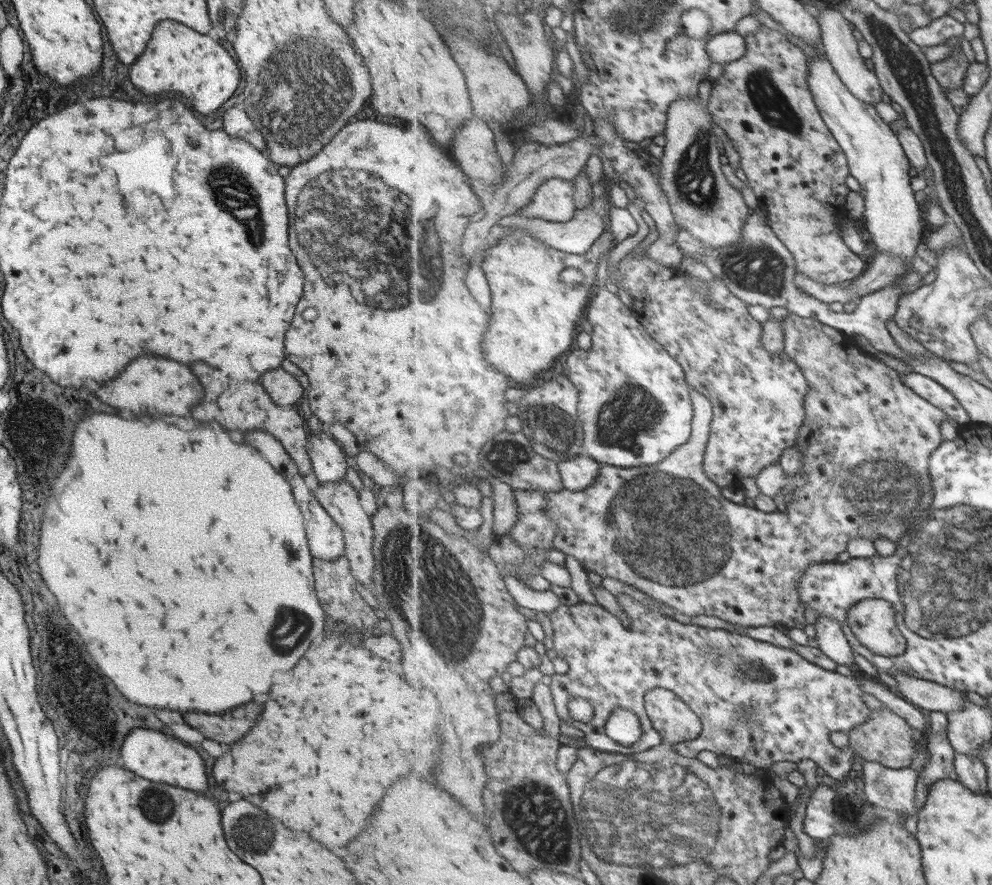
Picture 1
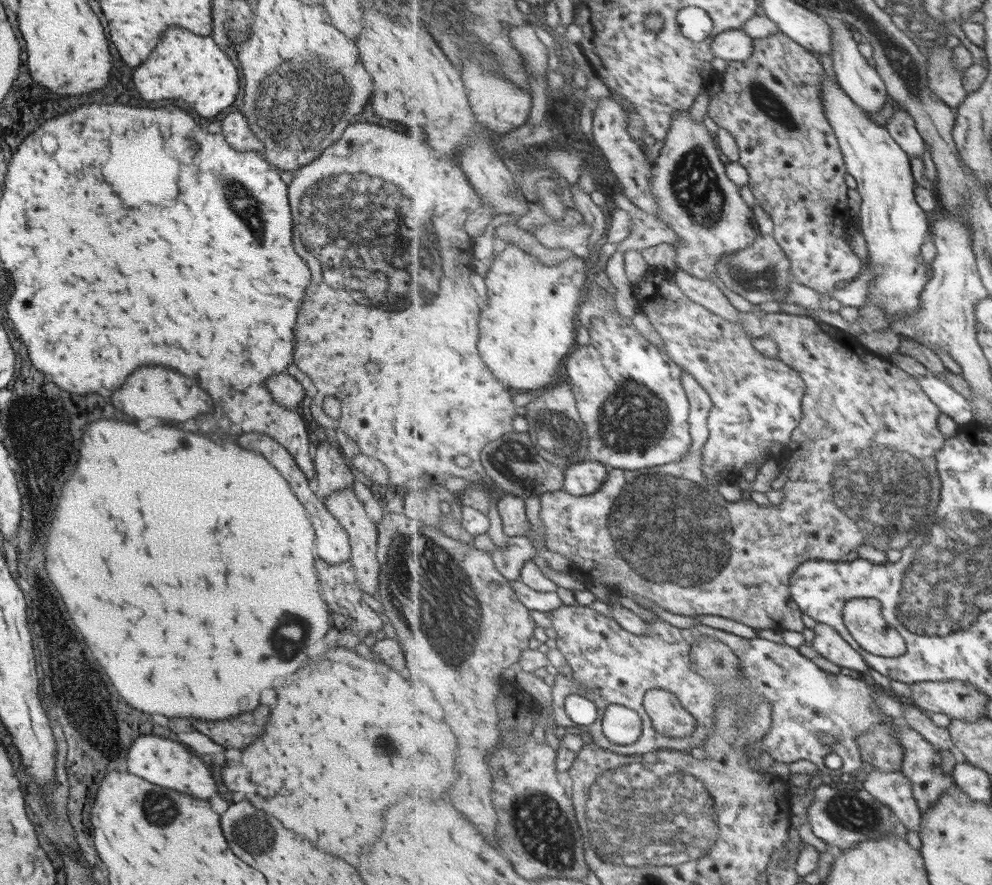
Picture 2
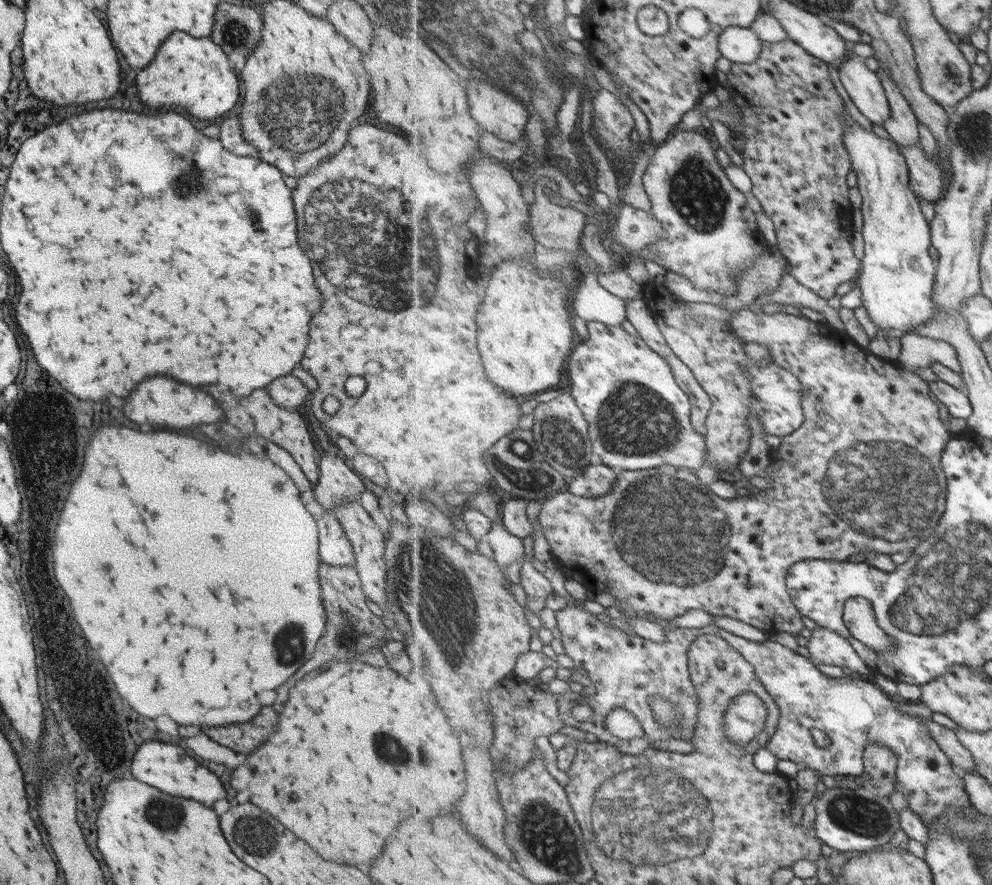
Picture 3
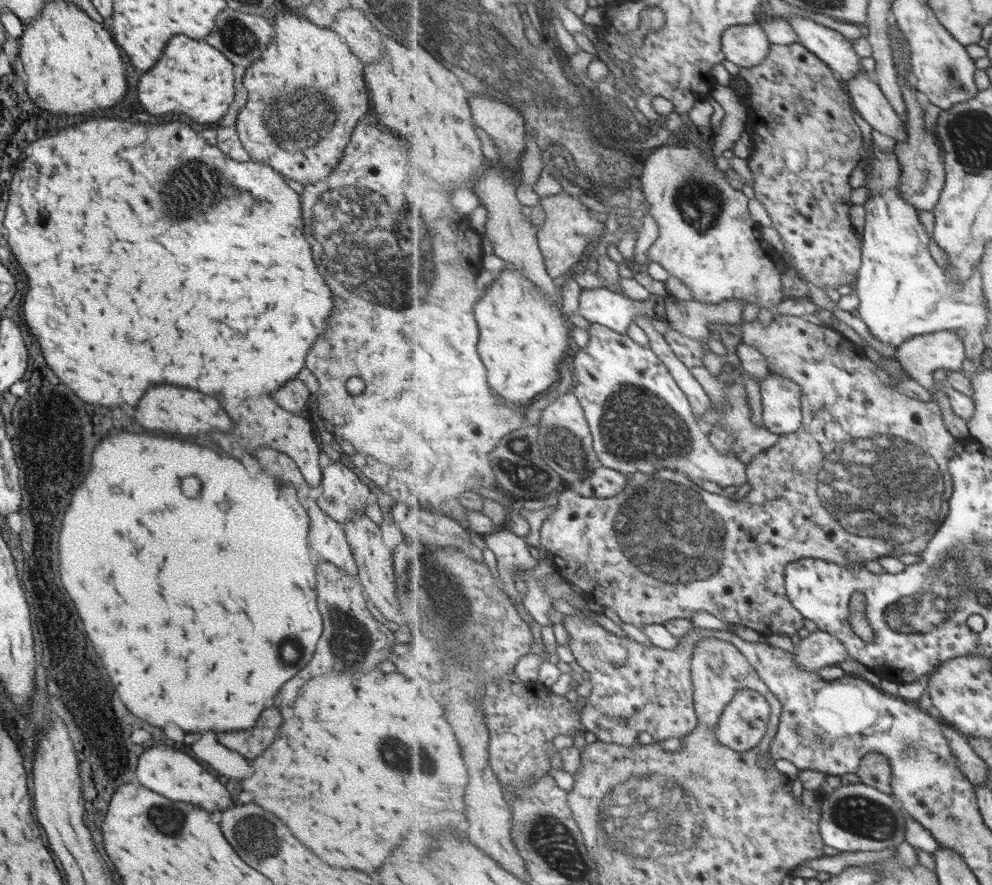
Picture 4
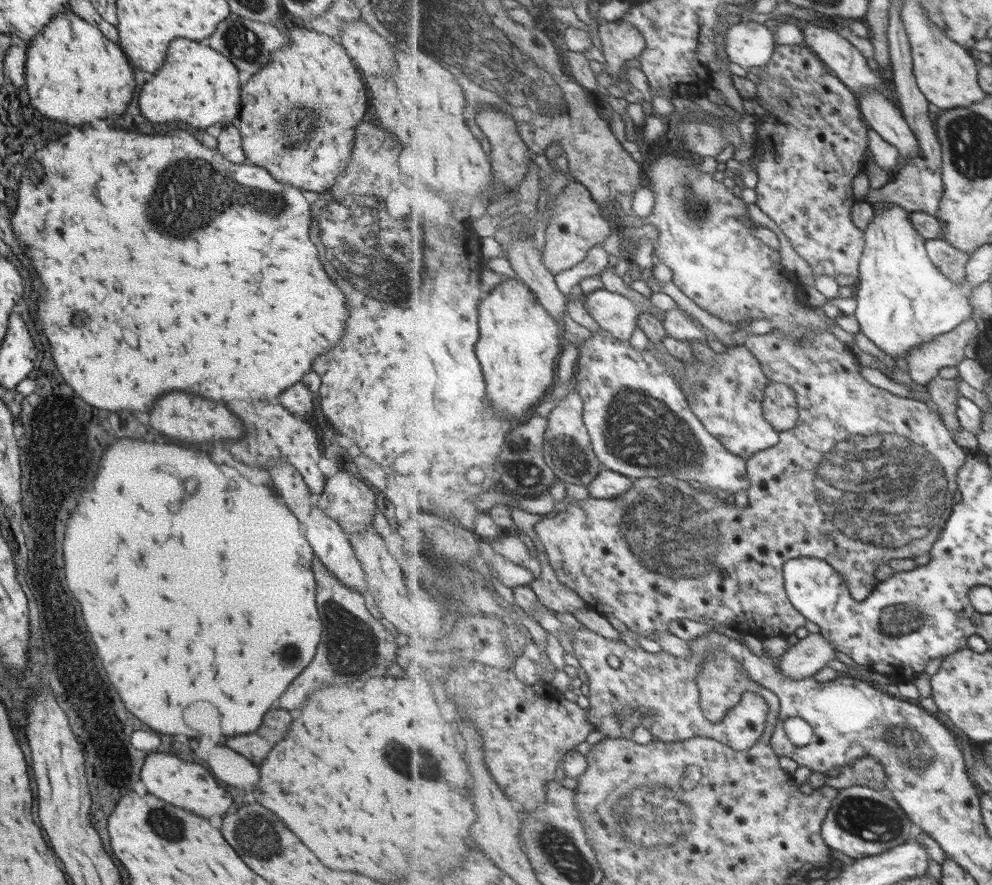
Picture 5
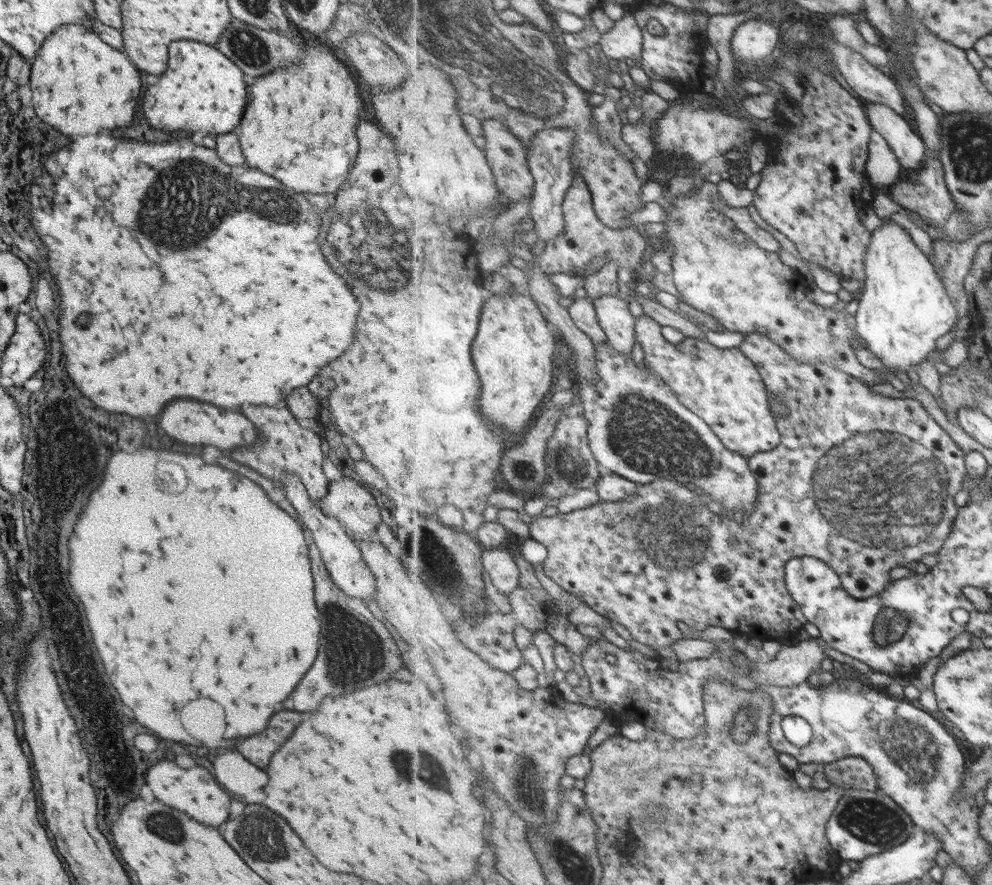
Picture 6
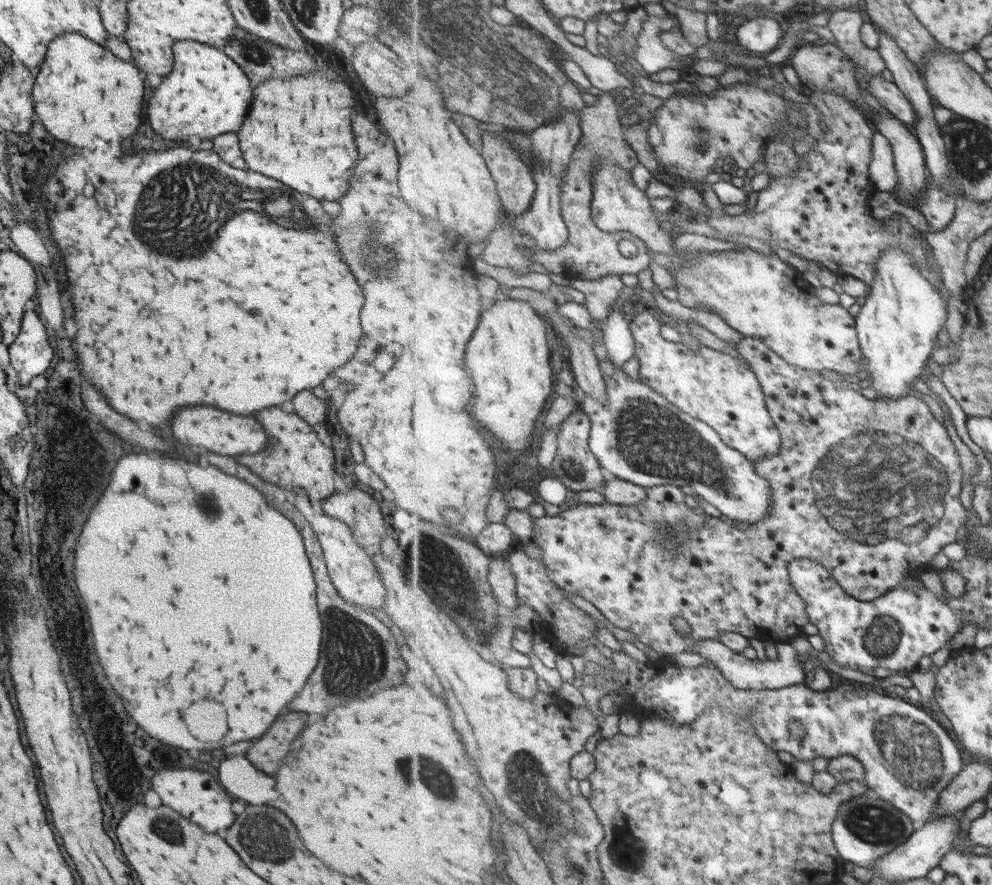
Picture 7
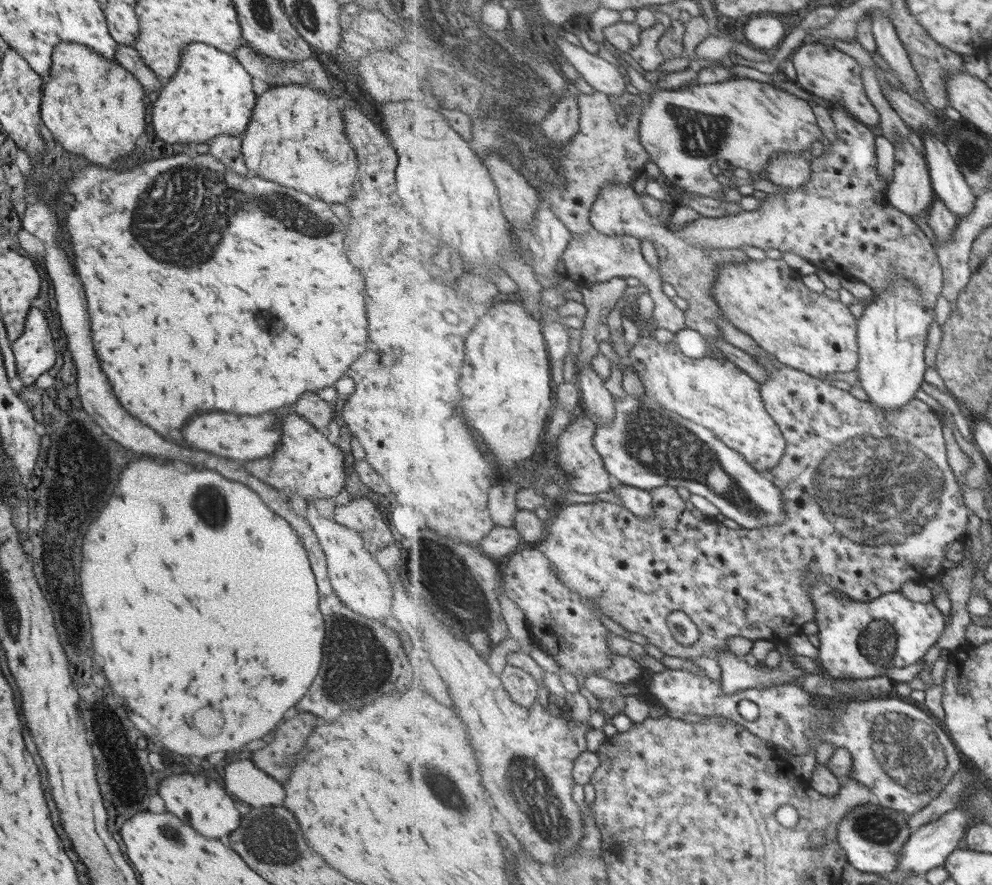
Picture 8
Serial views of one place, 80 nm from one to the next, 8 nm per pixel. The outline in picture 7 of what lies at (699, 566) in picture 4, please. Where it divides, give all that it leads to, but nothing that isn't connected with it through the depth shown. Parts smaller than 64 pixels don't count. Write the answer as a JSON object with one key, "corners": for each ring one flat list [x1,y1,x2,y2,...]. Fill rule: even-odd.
{"corners":[[747,337,742,340,741,344,737,346,739,353,747,359,747,362,753,367,753,370,758,375,759,382,762,383,763,390,766,392,766,403,768,404,768,408,770,410,771,416,774,418,775,424,778,426,778,429,782,433,782,449,778,455,771,455,770,457,762,458,760,461,754,463,755,470,758,471,759,475,762,475,763,478,767,478,769,484,771,485,773,496,775,503,772,504,773,508,770,510,770,516,765,517,763,520,759,522,749,524,748,526,737,526,734,525,731,520,727,520,723,522,723,518,717,518,716,516,709,515,707,512,704,512,701,504,693,504,689,497,686,497,683,492,681,492,680,486,675,484,667,484,667,485,657,485,651,488,646,489,649,494,649,498,647,498,647,502,641,503,639,505,620,505,615,503,609,503,605,501,603,504,579,504,577,506,570,507,565,511,561,511,559,514,554,516,544,516,538,518,534,522,535,536,532,538,532,541,535,542,541,551,543,552,543,561,547,565,548,575,554,580,554,582,566,592,577,594,581,596,583,599,589,601,593,604,613,625,617,627,628,630,632,632,637,639,648,645,651,649,654,649,661,657,664,657,667,654,675,654,679,652,694,652,694,648,697,643,701,641,706,641,707,639,717,639,719,636,719,632,736,632,741,635,744,635,748,638,755,638,762,640,765,642,772,642,776,644,780,643,789,643,792,638,799,638,799,635,804,635,803,626,805,624,809,624,810,618,807,612,806,602,801,598,801,595,795,590,795,587,792,585,789,566,790,562,800,558,810,558,815,559,817,562,822,562,823,566,826,566,831,574,839,581,839,584,855,598,861,599,863,601,872,601,876,598,883,598,884,594,895,590,895,587,898,587,900,582,903,582,903,574,909,574,912,579,917,580,918,574,922,572,923,569,933,569,931,567,931,558,935,558,935,554,943,554,943,550,947,550,947,546,951,546,951,542,958,542,958,538,960,534,965,530,965,524,967,524,969,520,969,511,967,508,963,506,963,468,961,468,961,458,959,458,959,446,955,446,955,438,951,438,951,430,947,430,947,422,939,422,939,418,935,418,935,410,931,410,923,400,919,399,919,397,915,397,913,395,905,395,903,398,897,400,891,399,872,399,865,398,863,394,859,391,857,386,854,383,854,379,851,376,845,376,843,374,833,375,832,373,823,372,823,371,814,371,814,370,805,370,803,367,794,365,793,363,787,362,787,360,783,360,777,352,773,352,765,342,761,342,760,338,755,337],[680,616,681,618,685,618,689,624,691,624,692,631,690,635,687,635,687,644,691,646,692,650,689,648,671,648,671,620]]}

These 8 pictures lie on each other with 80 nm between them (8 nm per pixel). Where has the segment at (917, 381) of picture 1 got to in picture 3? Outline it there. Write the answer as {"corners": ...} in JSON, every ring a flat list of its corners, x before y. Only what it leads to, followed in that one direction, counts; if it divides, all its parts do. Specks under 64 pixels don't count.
{"corners":[[939,379,930,382,930,390,948,409,950,418,966,420,974,413,970,398,961,388]]}

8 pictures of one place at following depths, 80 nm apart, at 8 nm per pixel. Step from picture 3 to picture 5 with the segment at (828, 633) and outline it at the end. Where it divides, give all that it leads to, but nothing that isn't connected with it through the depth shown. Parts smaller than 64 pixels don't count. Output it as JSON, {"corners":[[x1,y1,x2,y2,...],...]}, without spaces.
{"corners":[[811,633,804,639,792,643,790,649,780,657,780,670,792,679,812,677,823,670,831,660,835,660,833,643,823,633]]}

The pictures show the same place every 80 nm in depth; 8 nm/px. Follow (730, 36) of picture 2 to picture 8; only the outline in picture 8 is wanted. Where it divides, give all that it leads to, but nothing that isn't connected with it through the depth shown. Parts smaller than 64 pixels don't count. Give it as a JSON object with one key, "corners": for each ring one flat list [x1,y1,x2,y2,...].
{"corners":[[763,13,758,17,753,17,747,23,740,36,746,44,764,51,777,47,786,37,785,34,787,34,787,30,781,20,772,17,770,13]]}

